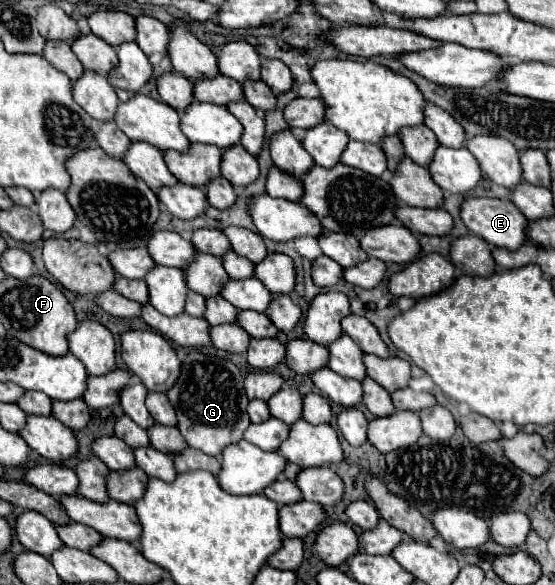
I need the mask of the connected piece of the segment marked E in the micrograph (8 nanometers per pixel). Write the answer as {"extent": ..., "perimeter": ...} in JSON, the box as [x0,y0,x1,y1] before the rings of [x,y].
{"extent":[460,197,528,249],"perimeter":[[[466,197],[460,203],[460,217],[470,233],[482,237],[488,245],[518,249],[526,241],[524,227],[528,225],[526,217],[506,199],[492,199],[492,197]]]}

